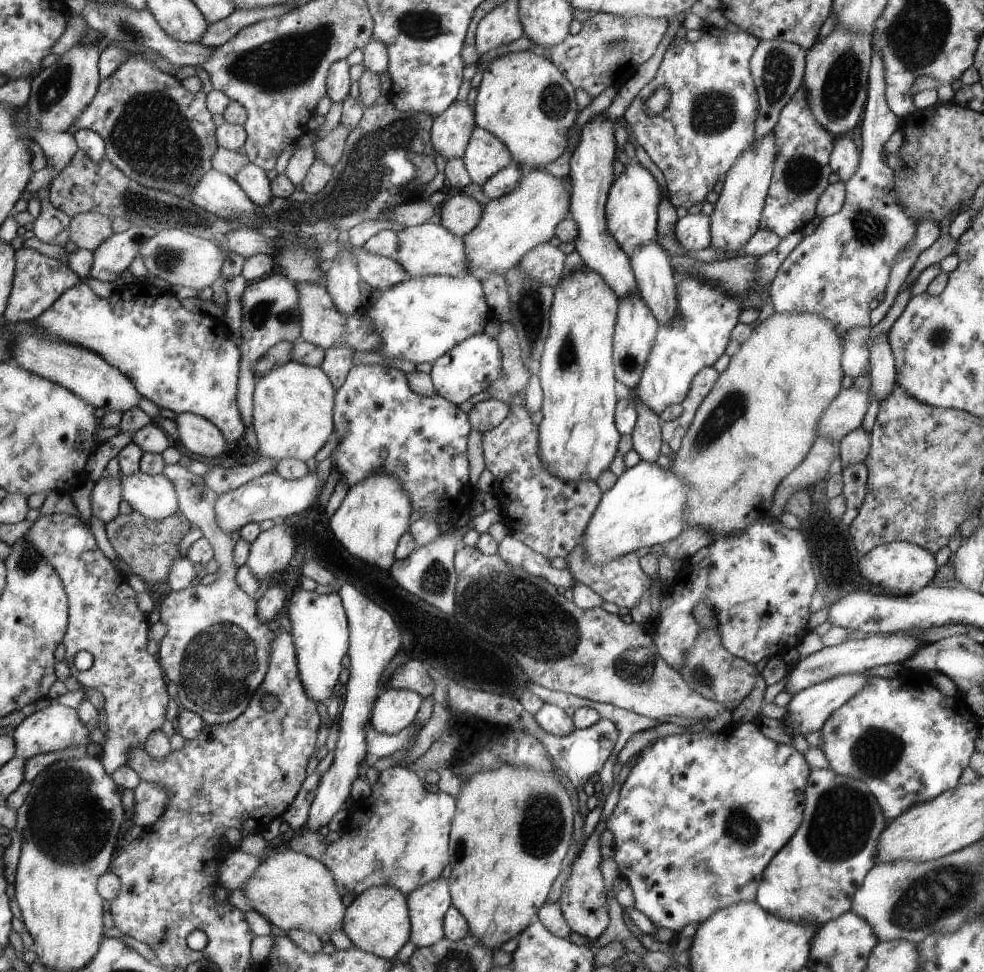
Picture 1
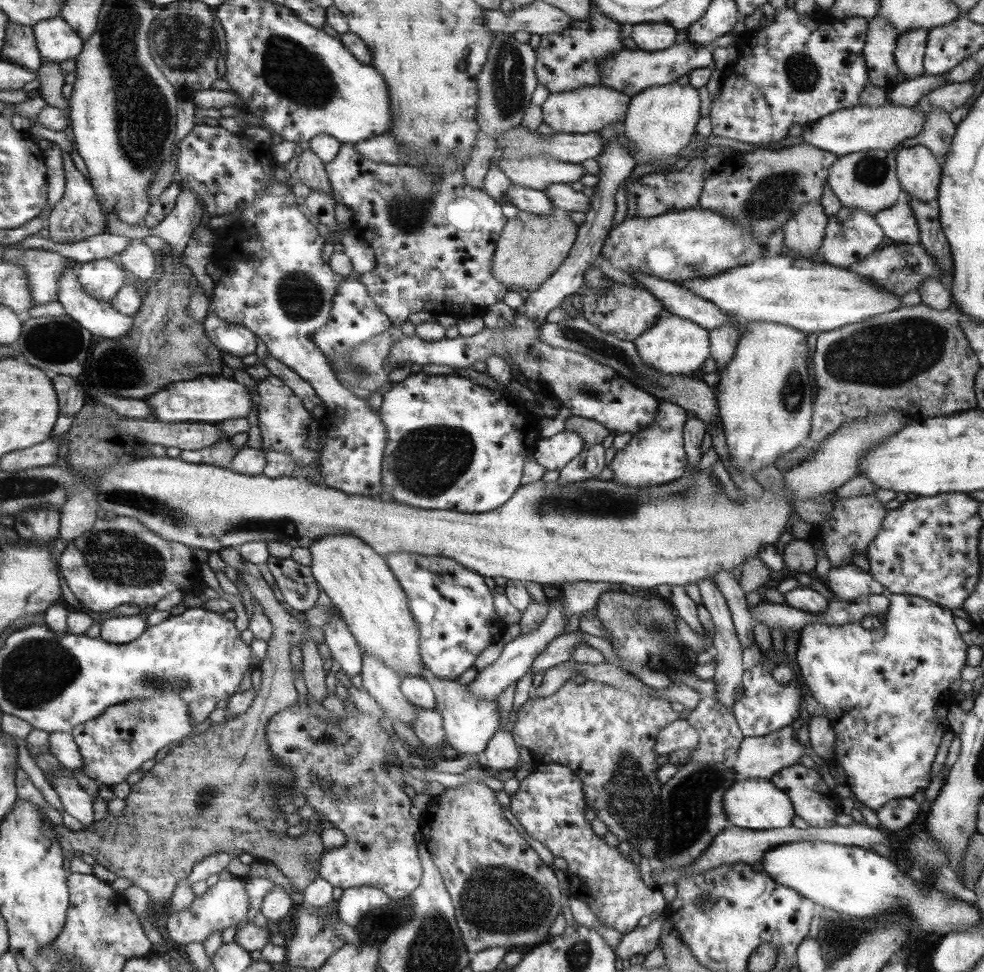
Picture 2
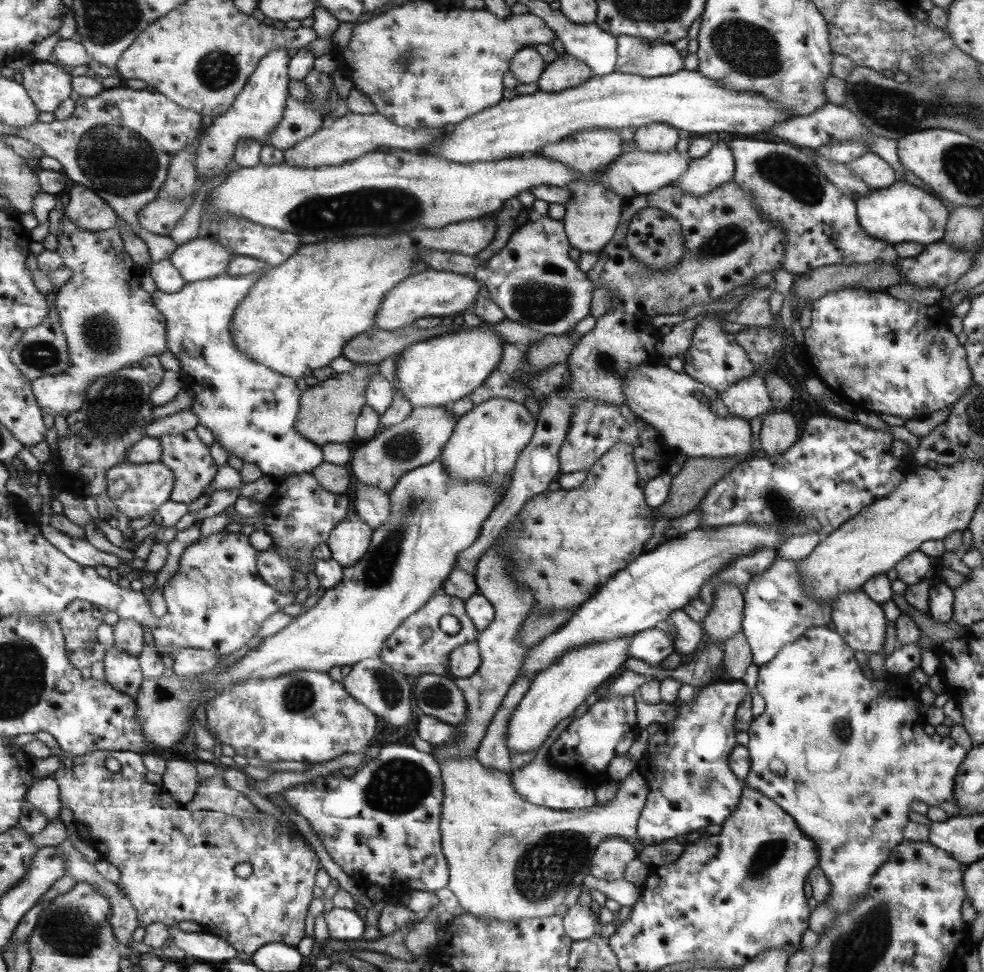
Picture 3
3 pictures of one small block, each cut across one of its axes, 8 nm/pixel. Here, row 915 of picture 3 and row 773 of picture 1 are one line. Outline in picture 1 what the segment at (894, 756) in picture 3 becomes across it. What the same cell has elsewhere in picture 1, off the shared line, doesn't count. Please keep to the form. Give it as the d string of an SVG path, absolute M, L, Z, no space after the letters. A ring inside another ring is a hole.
M813 769L805 789L804 821L797 828L797 834L793 833L793 838L785 842L785 850L769 862L769 870L765 870L765 878L760 880L761 886L757 884L755 904L775 918L801 926L819 926L849 912L853 894L868 870L877 863L877 840L886 825L884 813L865 782L829 769Z

